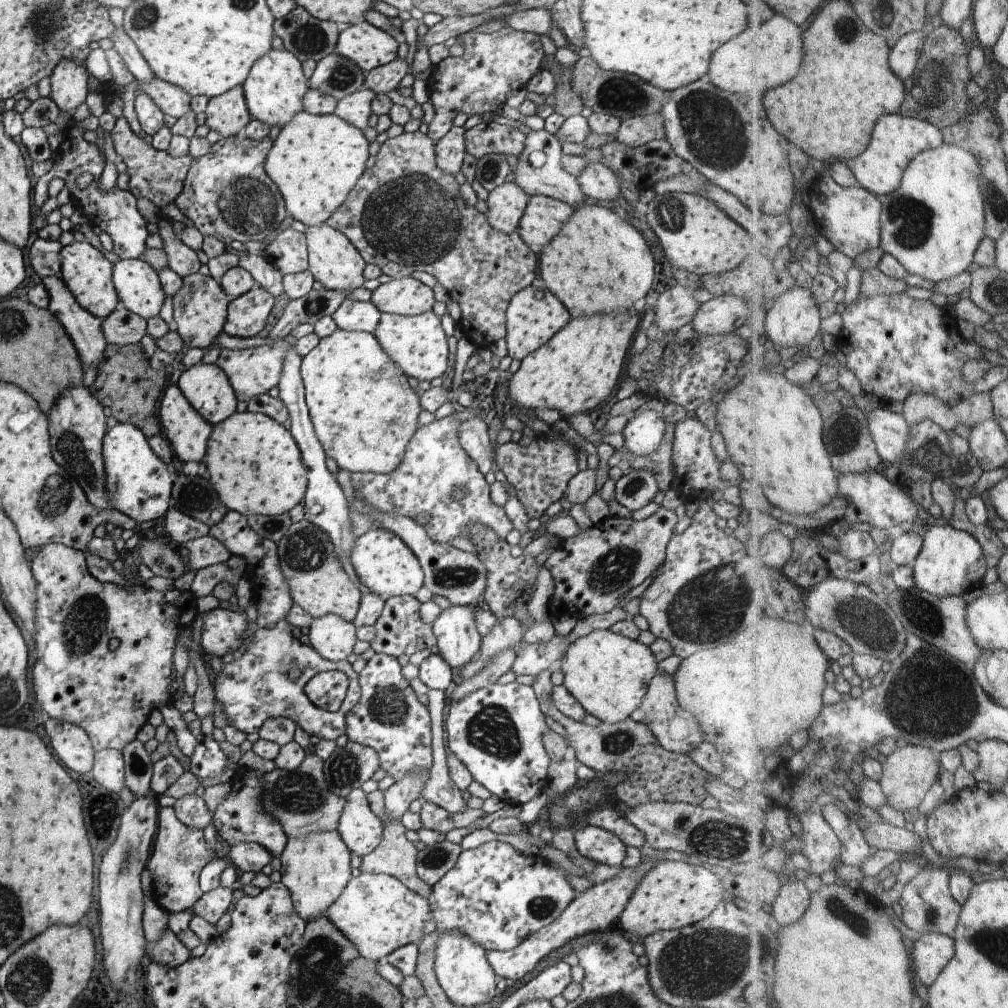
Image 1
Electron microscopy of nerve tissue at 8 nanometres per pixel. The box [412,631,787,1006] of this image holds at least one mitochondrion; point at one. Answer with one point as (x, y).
(699, 965)

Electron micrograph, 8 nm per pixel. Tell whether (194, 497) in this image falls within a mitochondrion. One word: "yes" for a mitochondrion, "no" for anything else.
yes

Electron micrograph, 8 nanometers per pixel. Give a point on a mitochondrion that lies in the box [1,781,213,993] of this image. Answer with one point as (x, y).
(180, 849)

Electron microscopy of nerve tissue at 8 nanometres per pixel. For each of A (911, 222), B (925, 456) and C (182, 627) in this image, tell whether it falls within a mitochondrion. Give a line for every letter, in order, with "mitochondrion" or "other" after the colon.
A: mitochondrion
B: mitochondrion
C: other

